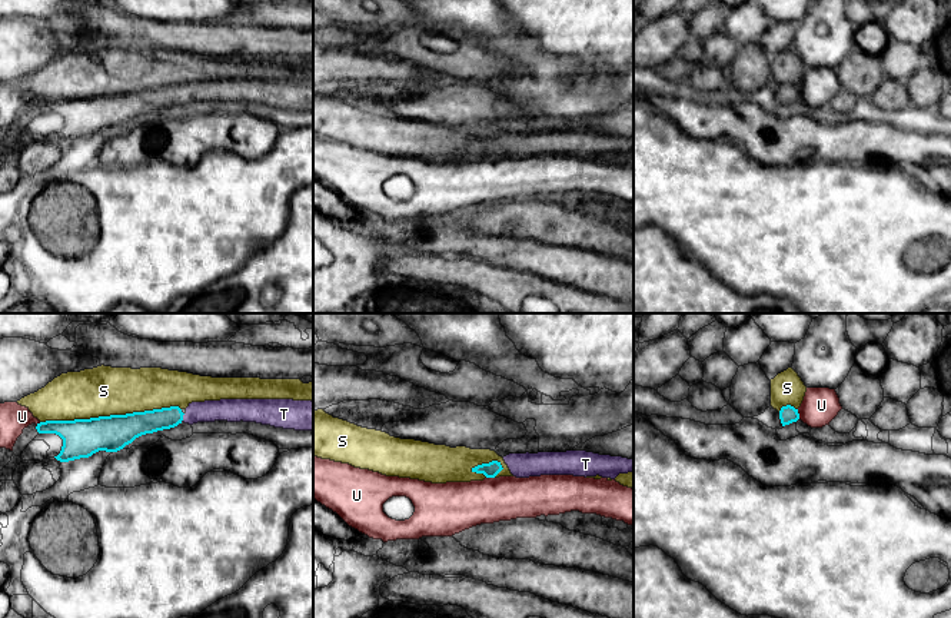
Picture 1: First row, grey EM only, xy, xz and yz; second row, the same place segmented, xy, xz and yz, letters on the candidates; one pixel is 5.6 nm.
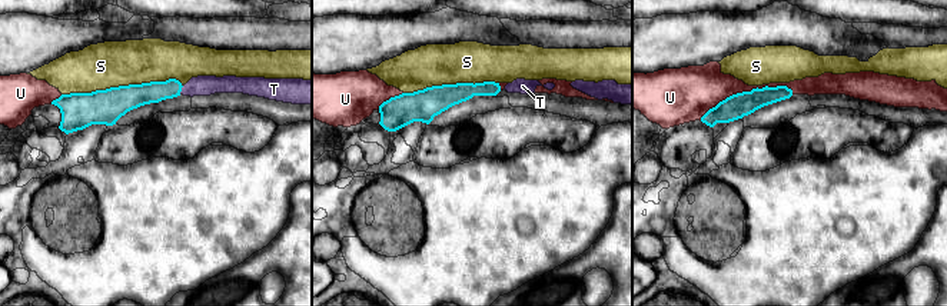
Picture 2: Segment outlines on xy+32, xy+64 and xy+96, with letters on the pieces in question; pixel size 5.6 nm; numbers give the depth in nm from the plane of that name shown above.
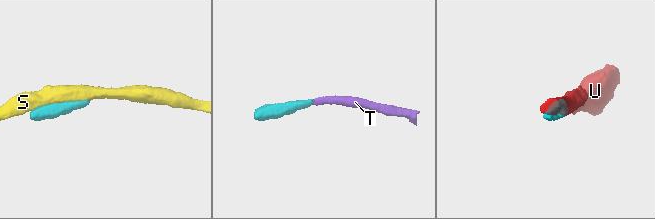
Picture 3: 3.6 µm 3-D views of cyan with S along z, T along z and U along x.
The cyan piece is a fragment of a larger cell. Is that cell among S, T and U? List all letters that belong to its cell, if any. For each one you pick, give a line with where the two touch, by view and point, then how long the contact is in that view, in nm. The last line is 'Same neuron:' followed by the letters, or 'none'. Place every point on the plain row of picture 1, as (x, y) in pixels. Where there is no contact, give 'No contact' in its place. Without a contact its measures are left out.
T: Touches cyan at xy (182, 97). Shared border 50 nm
Same neuron: T

